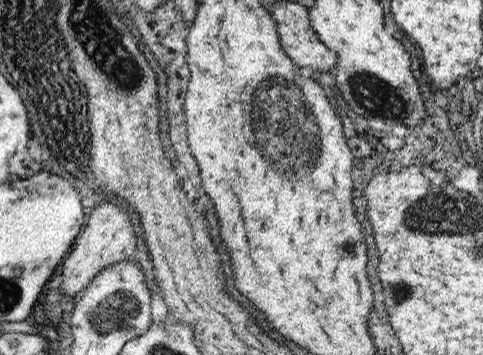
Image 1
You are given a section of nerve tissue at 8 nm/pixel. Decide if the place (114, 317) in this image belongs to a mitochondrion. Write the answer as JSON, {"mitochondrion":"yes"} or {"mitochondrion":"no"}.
{"mitochondrion":"yes"}

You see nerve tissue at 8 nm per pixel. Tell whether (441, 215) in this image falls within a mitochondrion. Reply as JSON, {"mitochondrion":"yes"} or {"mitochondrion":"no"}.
{"mitochondrion":"yes"}

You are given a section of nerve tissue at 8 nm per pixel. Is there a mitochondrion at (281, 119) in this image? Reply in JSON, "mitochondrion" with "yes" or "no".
{"mitochondrion":"yes"}

